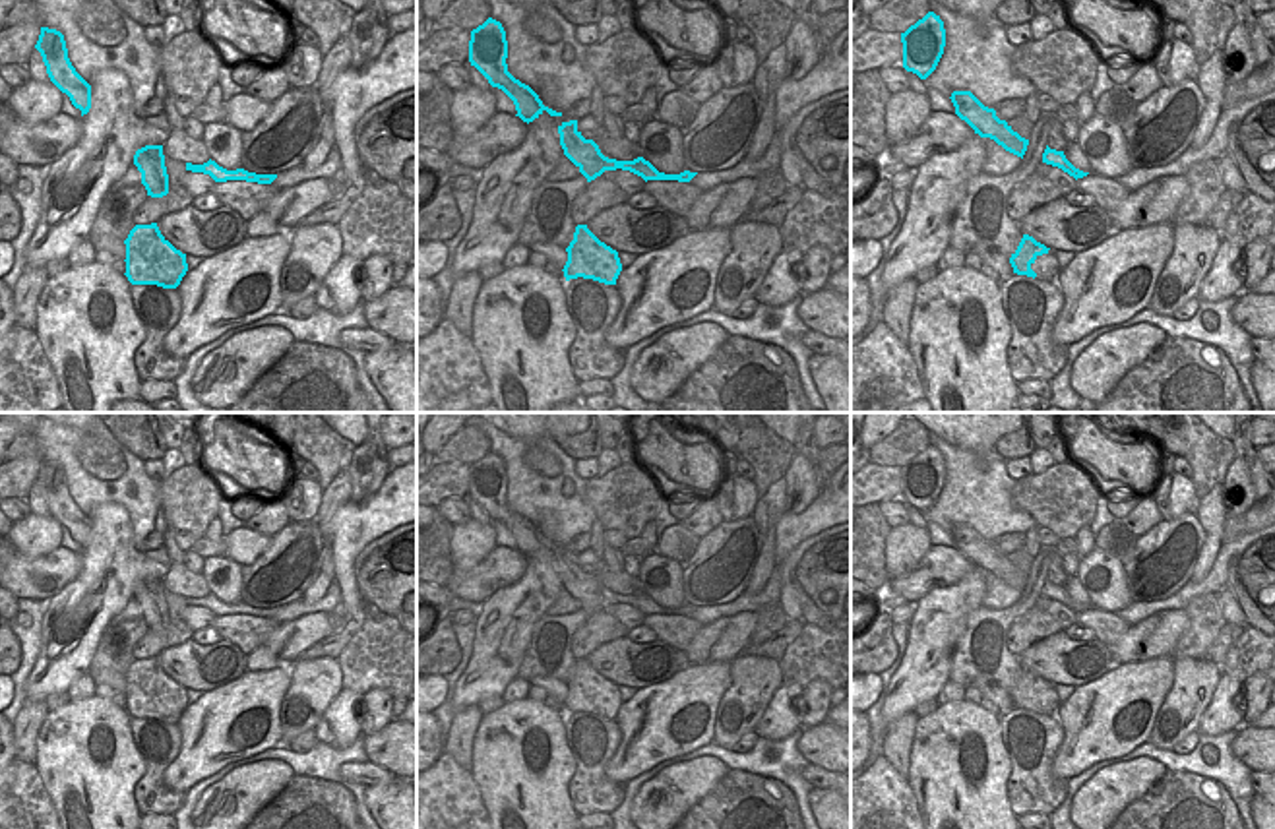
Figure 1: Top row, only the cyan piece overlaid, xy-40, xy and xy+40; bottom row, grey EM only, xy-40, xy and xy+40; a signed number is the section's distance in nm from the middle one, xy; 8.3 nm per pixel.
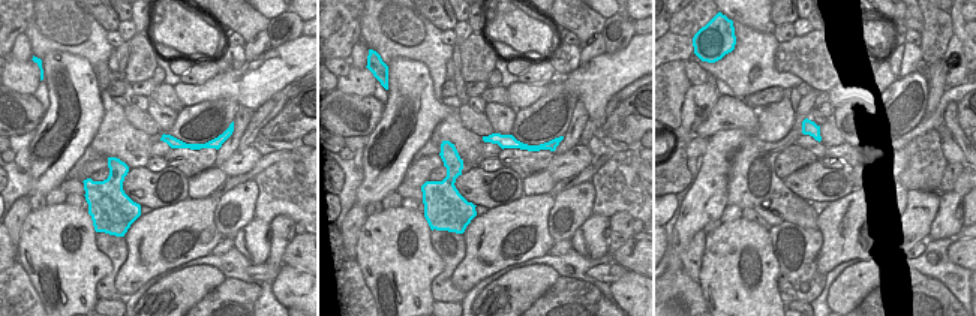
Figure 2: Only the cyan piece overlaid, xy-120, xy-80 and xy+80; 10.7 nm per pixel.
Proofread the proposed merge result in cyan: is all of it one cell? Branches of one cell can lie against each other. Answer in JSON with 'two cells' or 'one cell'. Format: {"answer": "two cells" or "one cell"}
{"answer": "one cell"}

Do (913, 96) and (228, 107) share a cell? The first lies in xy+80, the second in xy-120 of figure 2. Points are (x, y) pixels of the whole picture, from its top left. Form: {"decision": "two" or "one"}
{"decision": "one"}

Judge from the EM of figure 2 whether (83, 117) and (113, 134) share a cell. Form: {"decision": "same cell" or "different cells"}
{"decision": "different cells"}

